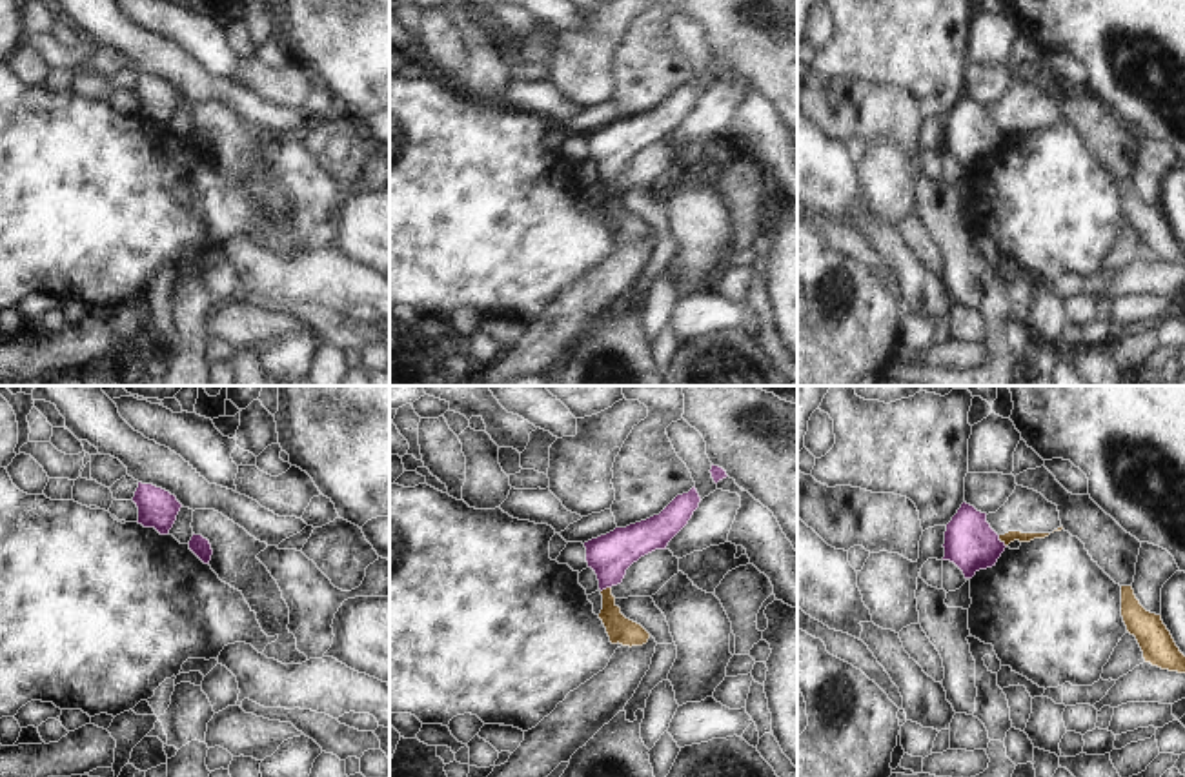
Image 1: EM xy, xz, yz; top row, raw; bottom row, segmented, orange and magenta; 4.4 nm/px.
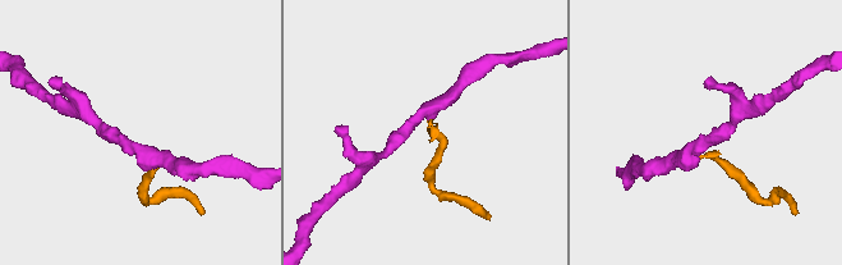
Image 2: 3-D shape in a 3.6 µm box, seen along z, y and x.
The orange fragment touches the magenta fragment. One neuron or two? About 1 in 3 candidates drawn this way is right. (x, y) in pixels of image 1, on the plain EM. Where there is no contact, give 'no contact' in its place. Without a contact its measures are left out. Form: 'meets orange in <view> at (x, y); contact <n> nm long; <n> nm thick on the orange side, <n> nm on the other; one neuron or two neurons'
meets orange in yz at (1000, 131); contact 70 nm long; 50 nm thick on the orange side, 220 nm on the other; two neurons

